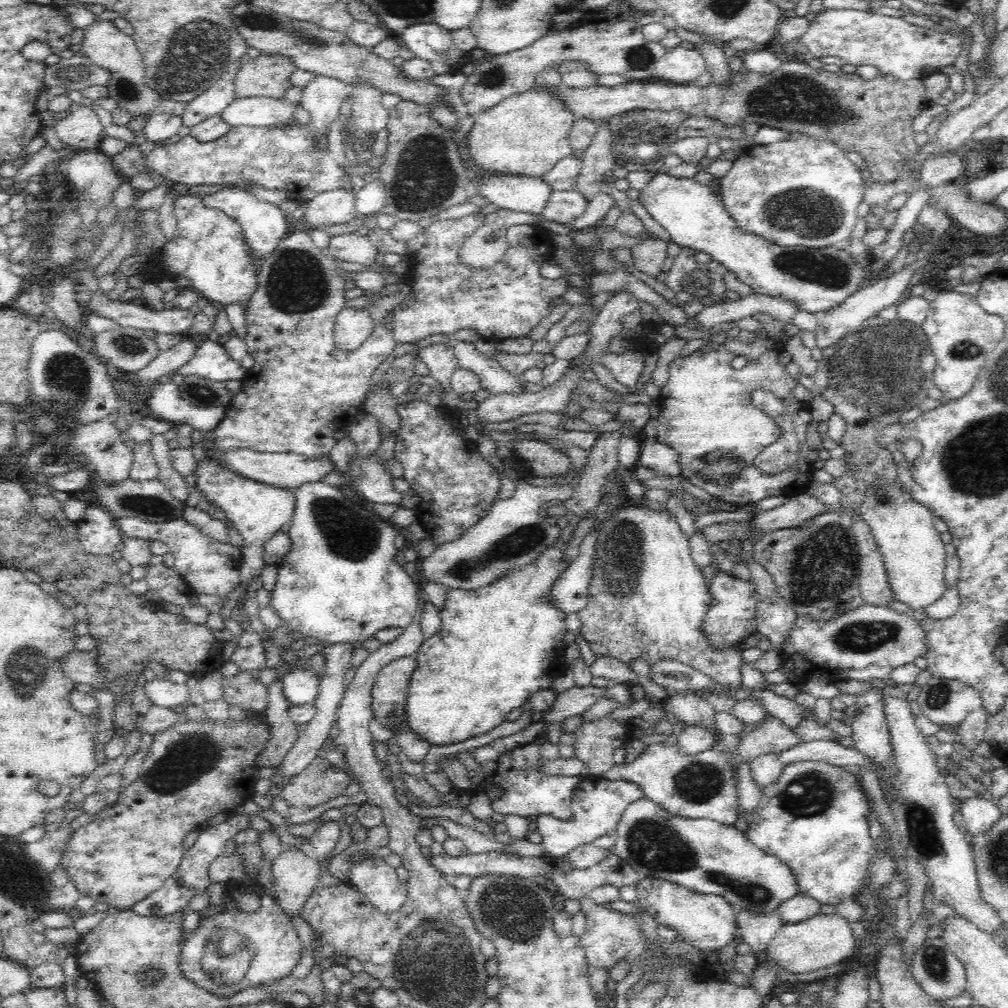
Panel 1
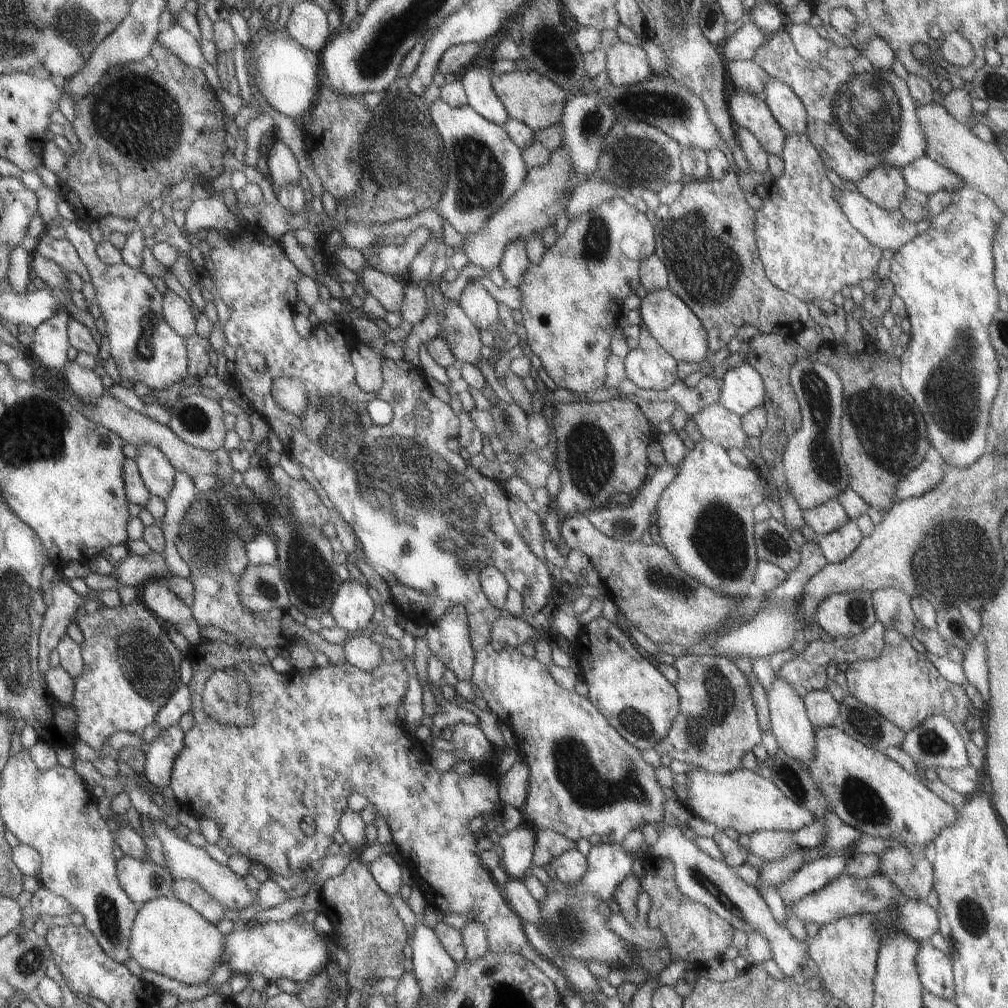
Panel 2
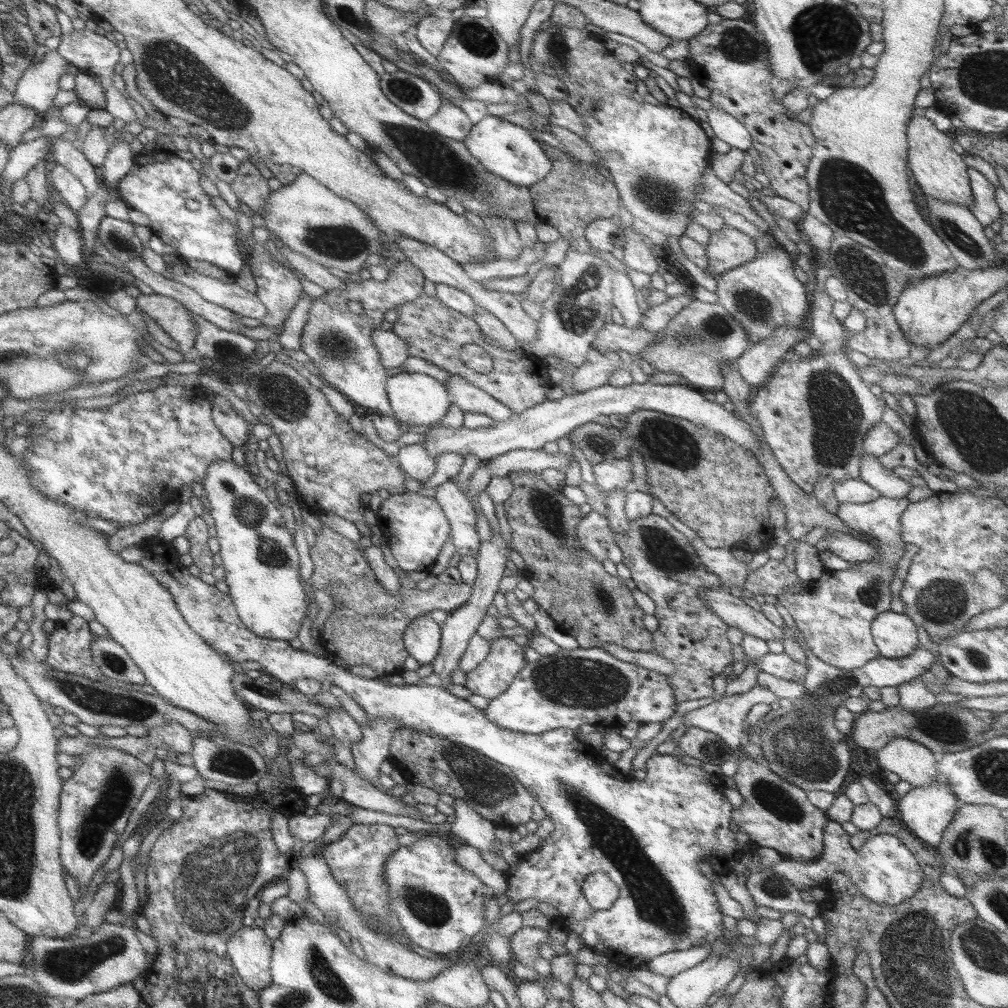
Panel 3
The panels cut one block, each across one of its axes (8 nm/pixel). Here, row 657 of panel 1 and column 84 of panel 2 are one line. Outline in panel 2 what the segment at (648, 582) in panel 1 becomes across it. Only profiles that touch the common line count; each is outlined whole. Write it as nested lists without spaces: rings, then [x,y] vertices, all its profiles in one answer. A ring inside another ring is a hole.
[[[139,598],[127,606],[119,604],[115,608],[99,608],[95,612],[77,610],[69,622],[73,622],[83,636],[83,642],[79,644],[83,670],[75,678],[71,700],[71,706],[77,710],[77,738],[81,738],[87,746],[99,752],[99,748],[107,742],[111,734],[141,734],[145,726],[153,724],[153,718],[165,704],[165,700],[177,688],[181,688],[179,664],[183,656],[169,640],[169,626],[165,626],[151,610],[147,610],[147,606]]]

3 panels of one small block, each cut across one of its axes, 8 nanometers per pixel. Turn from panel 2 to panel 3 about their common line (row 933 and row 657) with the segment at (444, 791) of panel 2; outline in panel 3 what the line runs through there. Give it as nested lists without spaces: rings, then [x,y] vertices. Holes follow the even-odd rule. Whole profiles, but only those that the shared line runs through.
[[[495,638],[479,666],[465,672],[465,688],[471,696],[475,694],[491,702],[499,694],[505,694],[509,682],[523,666],[523,646],[515,644],[511,638]]]

